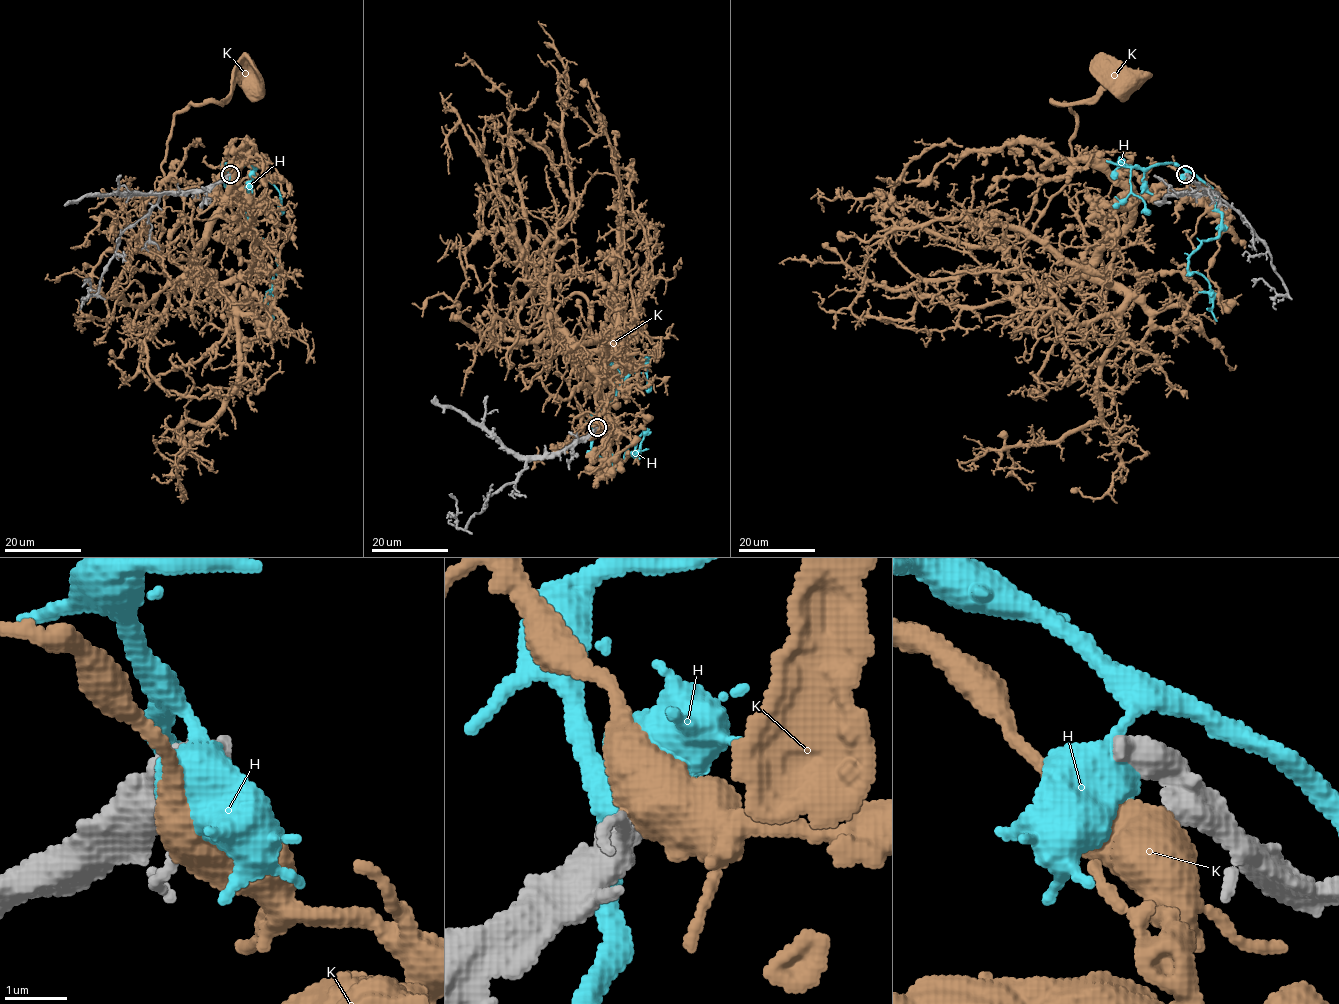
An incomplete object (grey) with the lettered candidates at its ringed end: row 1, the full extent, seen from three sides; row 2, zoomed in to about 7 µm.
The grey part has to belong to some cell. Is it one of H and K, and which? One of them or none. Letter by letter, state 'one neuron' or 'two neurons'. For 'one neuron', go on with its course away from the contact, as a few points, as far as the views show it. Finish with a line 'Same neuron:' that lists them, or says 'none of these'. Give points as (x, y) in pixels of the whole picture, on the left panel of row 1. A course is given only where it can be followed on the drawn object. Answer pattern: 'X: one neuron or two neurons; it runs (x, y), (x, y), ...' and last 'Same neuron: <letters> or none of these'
H: two neurons
K: two neurons
Same neuron: none of these

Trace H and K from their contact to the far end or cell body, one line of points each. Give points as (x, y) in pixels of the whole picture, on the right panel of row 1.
H: (1185, 175), (1211, 188), (1221, 213), (1219, 235), (1204, 240), (1188, 267), (1209, 285), (1217, 321)
K: (1186, 180), (1138, 204), (1077, 274), (1032, 281), (1019, 266), (1070, 169), (1076, 116), (1051, 102), (1127, 81)

